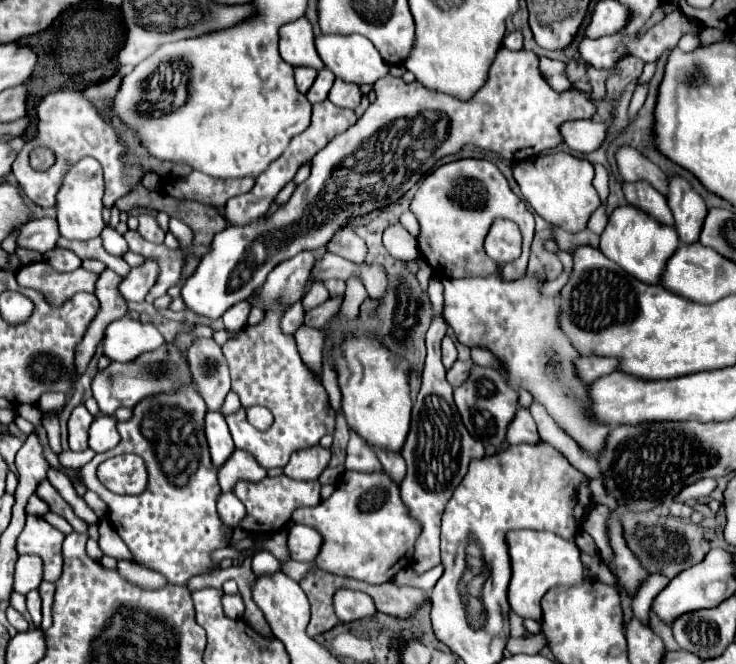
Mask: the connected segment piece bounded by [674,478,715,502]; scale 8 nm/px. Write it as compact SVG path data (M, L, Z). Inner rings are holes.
M702 478L701 480L698 480L689 486L685 486L685 488L681 490L681 492L674 498L674 500L679 502L686 502L691 498L709 496L714 489L714 478Z

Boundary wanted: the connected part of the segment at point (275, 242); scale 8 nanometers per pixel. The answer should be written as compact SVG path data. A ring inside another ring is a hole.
M505 46L499 48L495 60L489 68L489 80L487 84L469 100L461 102L453 96L433 92L423 88L419 82L405 84L401 78L383 76L375 82L377 100L365 110L365 114L357 120L353 128L347 132L335 136L313 160L311 160L311 176L299 184L291 196L291 200L275 210L269 216L263 216L259 220L253 220L245 226L229 226L223 232L219 232L211 242L211 252L203 256L201 264L197 266L195 274L183 282L181 296L189 310L195 314L201 314L205 318L221 318L227 308L233 304L247 300L255 290L259 290L267 278L267 274L281 264L283 260L289 260L291 256L297 256L303 250L315 252L321 246L327 246L327 242L341 230L351 226L353 218L361 218L373 210L385 208L393 202L397 202L409 188L413 188L443 156L457 154L465 144L473 144L483 150L491 150L501 154L507 160L513 160L519 150L537 148L539 152L529 152L525 156L537 156L543 150L551 150L559 144L563 144L563 136L559 132L561 124L569 120L581 120L575 116L591 116L597 112L595 102L587 98L581 90L567 90L567 92L555 92L539 70L539 56L529 50L511 52ZM427 114L439 114L441 116L441 134L437 136L437 126L427 122Z

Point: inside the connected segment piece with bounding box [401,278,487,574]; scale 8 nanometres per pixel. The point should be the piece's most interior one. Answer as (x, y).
(438, 449)

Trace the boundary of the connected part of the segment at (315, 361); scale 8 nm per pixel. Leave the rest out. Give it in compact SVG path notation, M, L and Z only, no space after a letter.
M301 326L295 332L295 344L299 348L301 360L315 372L315 378L321 380L321 360L323 360L323 346L325 346L325 334L323 330Z

